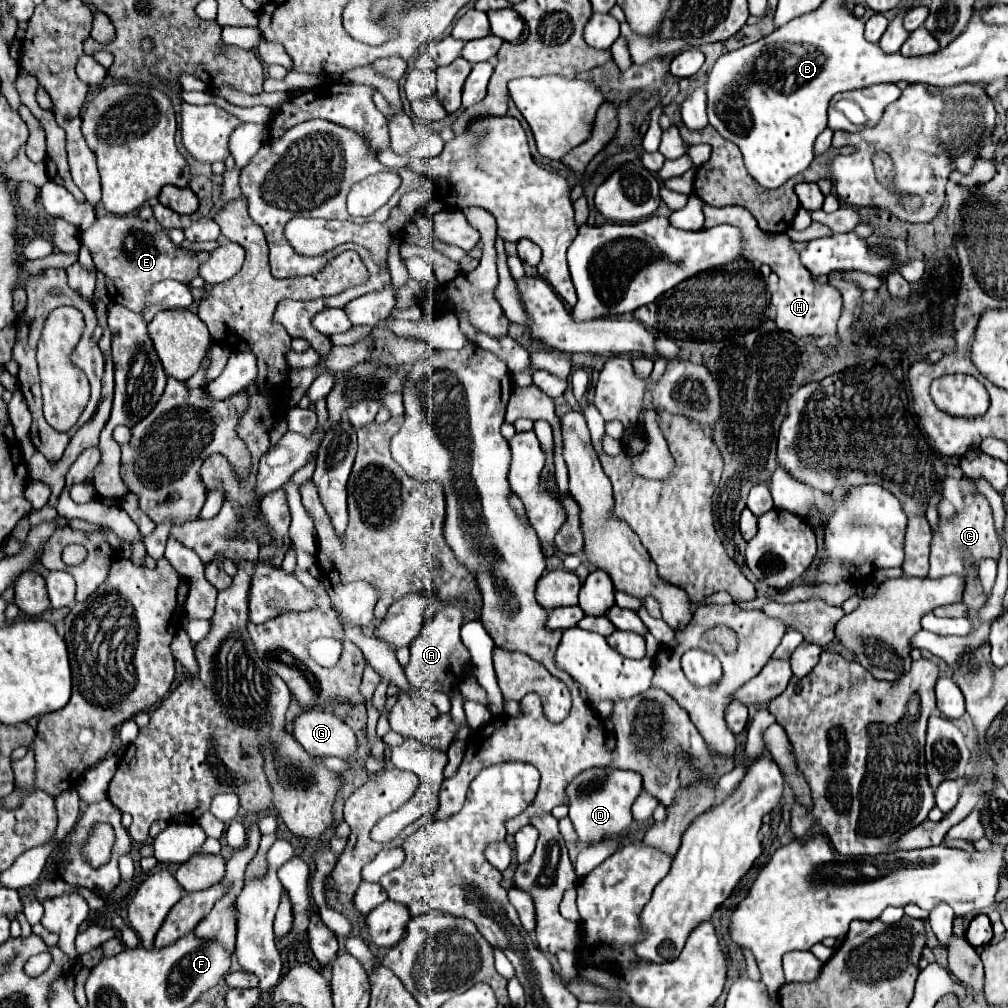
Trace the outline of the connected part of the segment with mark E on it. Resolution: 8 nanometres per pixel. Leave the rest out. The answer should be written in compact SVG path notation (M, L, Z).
M106 214L102 218L96 218L94 224L80 234L80 242L90 250L96 268L106 276L110 292L108 298L134 312L142 310L150 286L166 278L188 284L194 276L198 276L198 266L208 260L208 252L192 252L176 246L156 218L142 220L136 214L132 216Z

